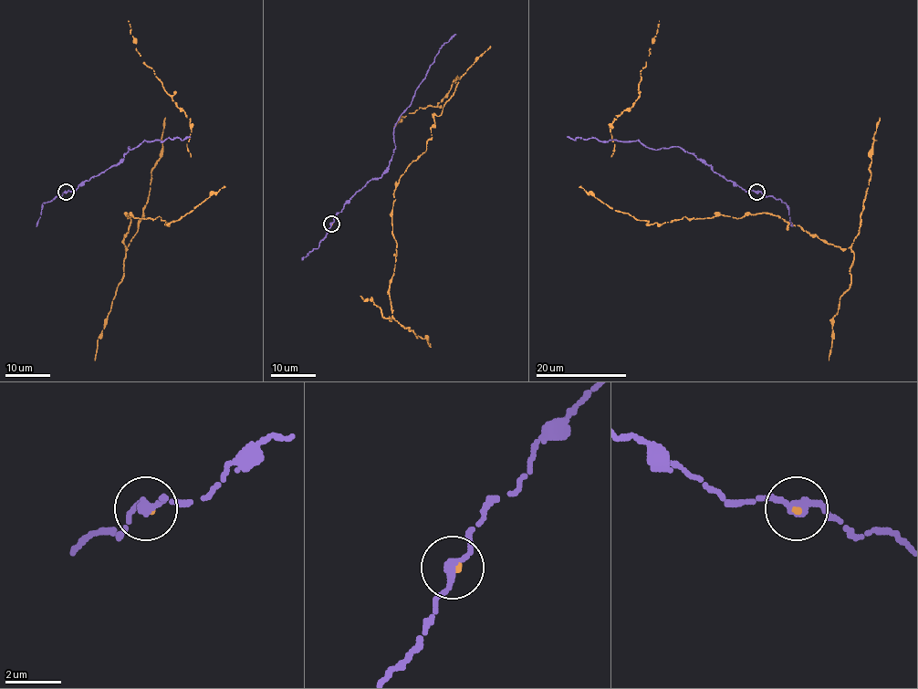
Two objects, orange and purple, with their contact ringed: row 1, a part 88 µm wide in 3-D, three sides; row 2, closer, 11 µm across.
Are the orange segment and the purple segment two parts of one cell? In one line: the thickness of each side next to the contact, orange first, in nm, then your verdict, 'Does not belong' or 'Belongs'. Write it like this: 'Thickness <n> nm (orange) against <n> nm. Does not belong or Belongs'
Thickness 140 nm (orange) against 280 nm. Belongs

